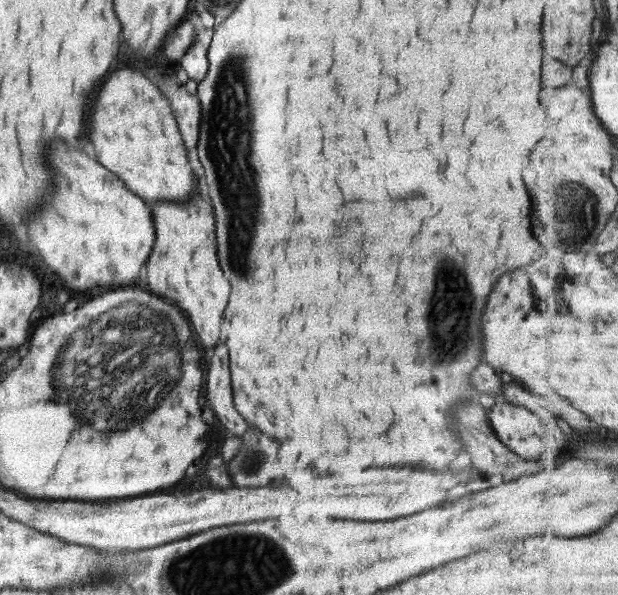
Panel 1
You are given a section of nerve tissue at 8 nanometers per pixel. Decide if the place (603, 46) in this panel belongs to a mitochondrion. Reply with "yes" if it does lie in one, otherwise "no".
no

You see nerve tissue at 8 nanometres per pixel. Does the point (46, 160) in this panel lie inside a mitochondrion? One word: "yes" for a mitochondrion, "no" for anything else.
no

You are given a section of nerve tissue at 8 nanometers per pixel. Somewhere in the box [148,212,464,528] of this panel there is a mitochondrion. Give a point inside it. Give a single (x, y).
(251, 458)

